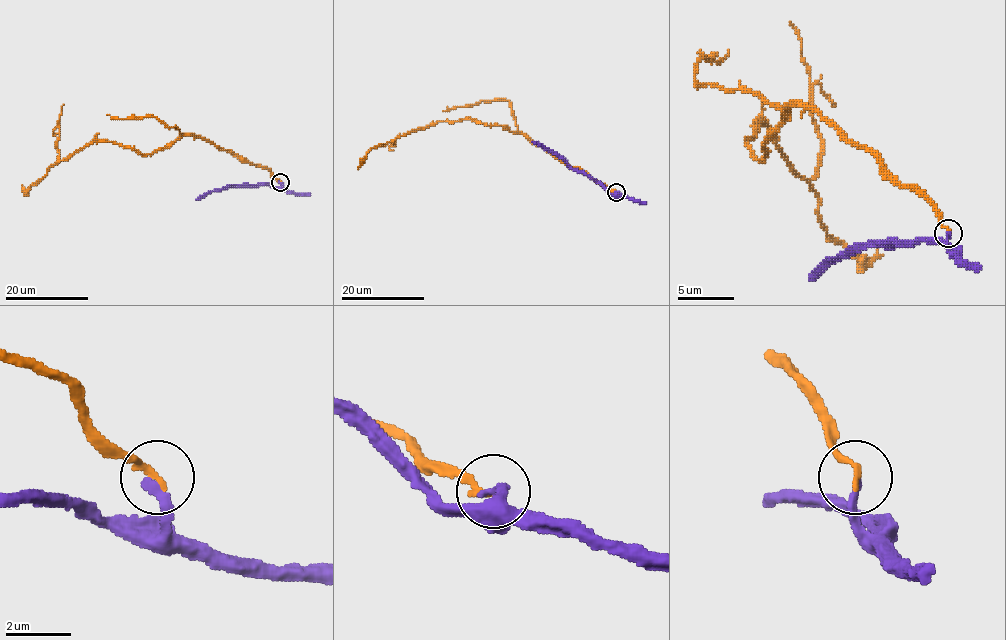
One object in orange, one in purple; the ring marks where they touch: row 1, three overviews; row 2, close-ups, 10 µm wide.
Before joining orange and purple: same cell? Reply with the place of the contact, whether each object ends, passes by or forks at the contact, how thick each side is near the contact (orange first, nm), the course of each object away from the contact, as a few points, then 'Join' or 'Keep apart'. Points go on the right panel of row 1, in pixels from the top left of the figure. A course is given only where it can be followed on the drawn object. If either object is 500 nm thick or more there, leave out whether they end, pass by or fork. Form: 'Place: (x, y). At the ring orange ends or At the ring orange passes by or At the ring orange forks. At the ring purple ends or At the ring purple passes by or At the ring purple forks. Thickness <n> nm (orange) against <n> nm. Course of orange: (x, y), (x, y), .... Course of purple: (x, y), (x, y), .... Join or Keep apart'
Place: (948, 233). At the ring orange ends. At the ring purple ends. Thickness 200 nm (orange) against 280 nm. Course of orange: (947, 232), (818, 111), (790, 106), (756, 159), (759, 120), (809, 179), (818, 165), (790, 22). Course of purple: (947, 235), (947, 249), (953, 252), (927, 241), (868, 241), (854, 255), (835, 260), (812, 280). Join

